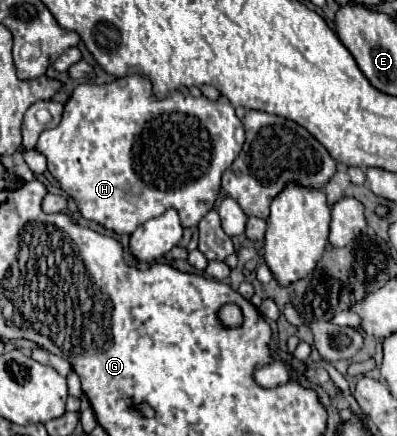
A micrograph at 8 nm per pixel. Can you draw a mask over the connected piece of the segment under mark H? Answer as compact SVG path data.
M135 73L135 75L127 75L127 77L121 77L121 79L115 79L113 83L107 83L107 85L81 83L81 85L73 91L71 101L65 105L63 119L61 119L59 127L55 127L55 129L45 129L45 131L39 135L39 141L37 141L35 149L37 149L41 155L47 157L47 169L49 169L49 173L59 181L61 189L77 203L79 213L83 215L83 219L95 221L95 223L103 225L105 229L109 229L109 231L113 231L113 233L117 233L117 235L131 235L131 233L133 233L139 225L143 225L147 219L159 217L159 215L165 213L167 209L175 209L175 211L179 213L179 219L181 219L183 229L197 227L199 221L213 209L215 199L219 197L219 189L221 189L221 175L223 175L223 171L235 161L235 157L239 155L243 143L245 143L243 125L241 125L241 121L237 119L235 109L233 109L233 105L227 101L225 95L219 95L217 101L211 101L211 99L207 99L207 97L193 97L193 95L189 95L189 93L173 91L173 93L169 93L167 97L157 99L157 97L153 95L153 91L149 89L147 77Z

